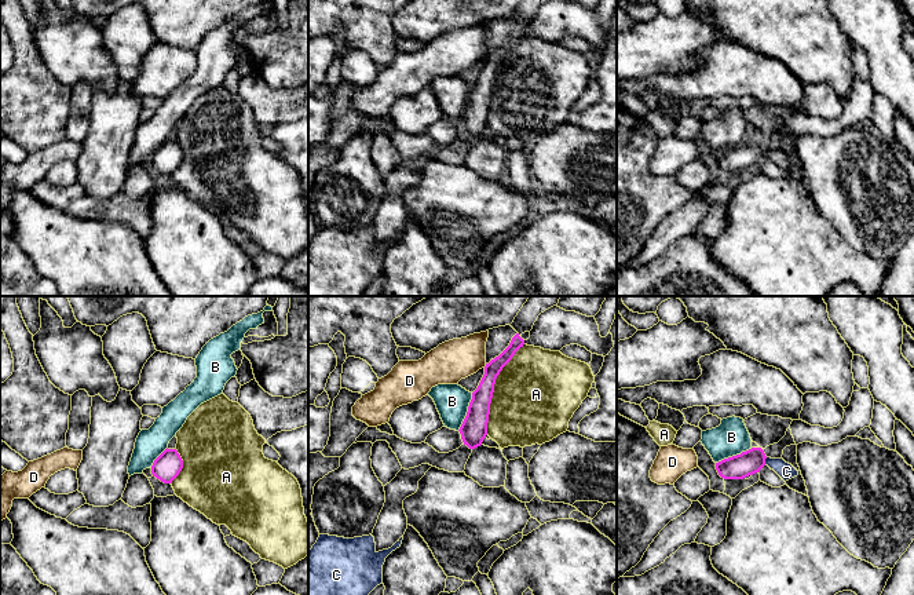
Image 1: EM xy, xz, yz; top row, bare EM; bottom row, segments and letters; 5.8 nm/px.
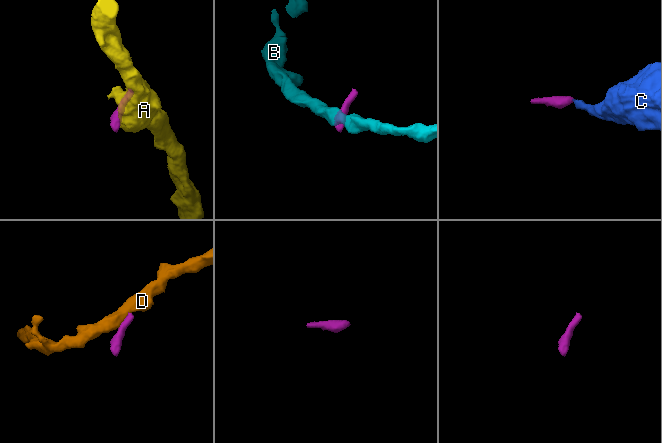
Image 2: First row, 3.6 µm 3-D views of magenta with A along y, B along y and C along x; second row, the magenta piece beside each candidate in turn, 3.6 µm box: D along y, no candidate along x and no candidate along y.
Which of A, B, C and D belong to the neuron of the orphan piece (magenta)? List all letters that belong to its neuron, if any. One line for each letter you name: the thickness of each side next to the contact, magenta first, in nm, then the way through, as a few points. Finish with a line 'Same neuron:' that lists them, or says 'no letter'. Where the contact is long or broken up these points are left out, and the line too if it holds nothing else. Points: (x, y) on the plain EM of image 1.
C: 140 nm thick on the magenta side, 100 nm on the other; runs through yz (750, 153), (764, 153), (778, 156), (786, 163)
Same neuron: C

